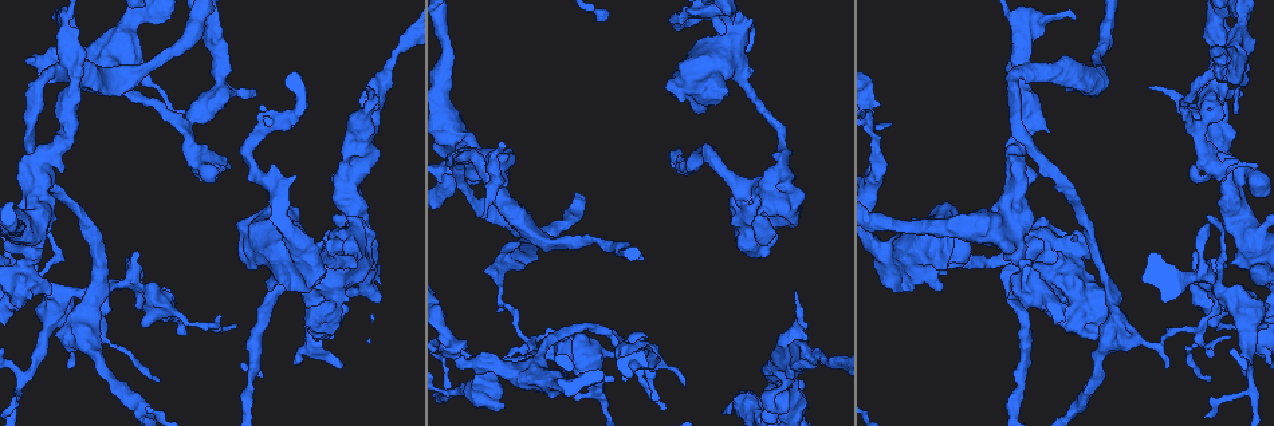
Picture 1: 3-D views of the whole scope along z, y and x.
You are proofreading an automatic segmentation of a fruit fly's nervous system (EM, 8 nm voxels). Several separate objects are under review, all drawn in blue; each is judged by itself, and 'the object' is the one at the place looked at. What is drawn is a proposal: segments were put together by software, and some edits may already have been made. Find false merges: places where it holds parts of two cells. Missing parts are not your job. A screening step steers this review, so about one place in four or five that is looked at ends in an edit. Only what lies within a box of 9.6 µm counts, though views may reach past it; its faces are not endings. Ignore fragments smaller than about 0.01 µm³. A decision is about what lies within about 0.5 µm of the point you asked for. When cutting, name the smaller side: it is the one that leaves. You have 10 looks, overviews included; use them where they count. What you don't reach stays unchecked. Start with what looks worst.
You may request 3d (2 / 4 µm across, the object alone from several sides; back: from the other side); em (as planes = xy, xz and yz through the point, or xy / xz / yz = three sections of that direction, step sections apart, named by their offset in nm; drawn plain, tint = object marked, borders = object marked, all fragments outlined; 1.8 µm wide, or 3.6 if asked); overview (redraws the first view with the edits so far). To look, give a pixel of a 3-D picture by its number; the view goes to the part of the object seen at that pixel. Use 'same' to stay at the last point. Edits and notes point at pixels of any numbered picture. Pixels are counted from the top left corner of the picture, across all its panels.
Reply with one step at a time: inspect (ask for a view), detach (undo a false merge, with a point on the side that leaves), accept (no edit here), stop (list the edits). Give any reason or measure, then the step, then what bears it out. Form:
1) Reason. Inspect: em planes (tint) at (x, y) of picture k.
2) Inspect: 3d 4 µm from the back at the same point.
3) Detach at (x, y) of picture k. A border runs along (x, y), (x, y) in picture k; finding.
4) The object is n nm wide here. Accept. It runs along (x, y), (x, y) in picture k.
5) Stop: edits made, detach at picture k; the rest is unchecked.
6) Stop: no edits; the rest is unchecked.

Four or more arms meet. Inspect: 3d 4 µm at (111, 51) of picture 1.

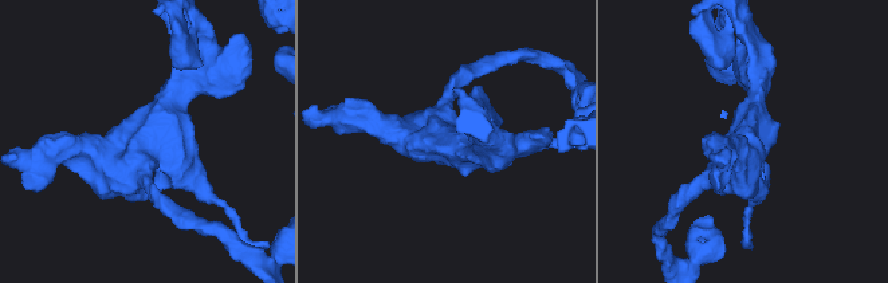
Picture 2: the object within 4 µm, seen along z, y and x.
Inspect: em 3.6 µm planes (tint) at (445, 138) of picture 2.

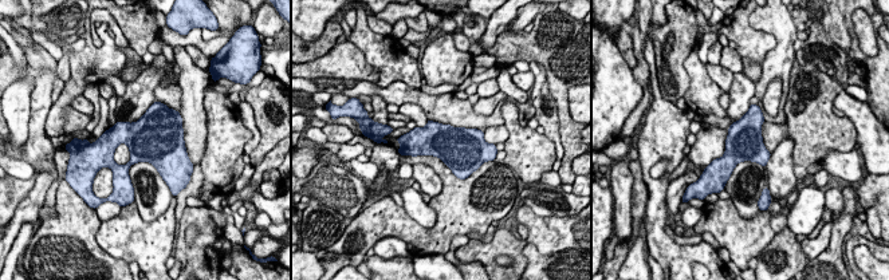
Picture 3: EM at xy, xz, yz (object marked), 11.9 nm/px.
Accept. One cell here.

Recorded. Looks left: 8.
Four-way junction. Inspect: 3d 2 µm at (69, 64) of picture 1.

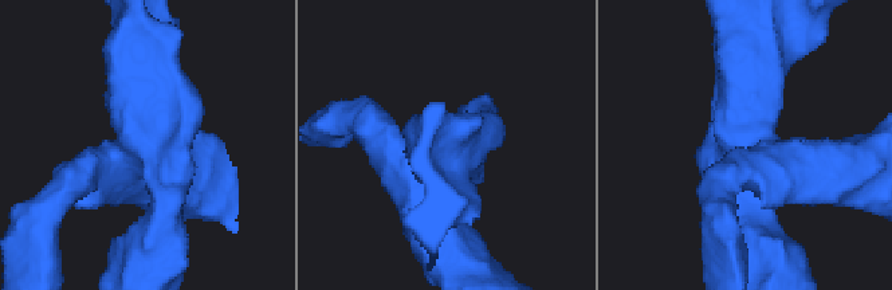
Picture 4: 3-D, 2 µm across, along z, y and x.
4 arms meet here. Inspect: em planes (tint) at (757, 152) of picture 4.

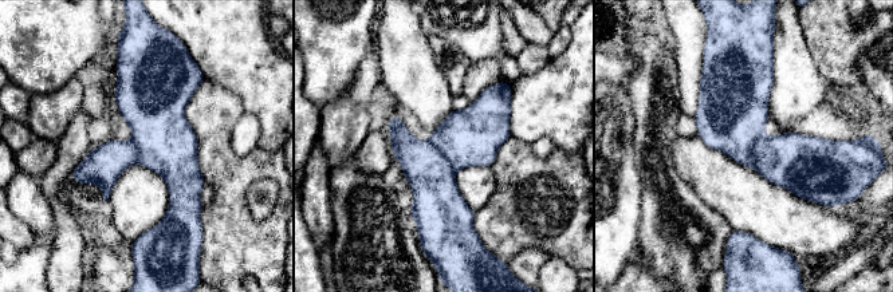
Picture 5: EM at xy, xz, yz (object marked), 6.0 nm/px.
The object is 340 nm wide here. Detach at (732, 114) of picture 5. A second cell is stuck on.

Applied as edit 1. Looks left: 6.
See it whole again. Inspect: overview.

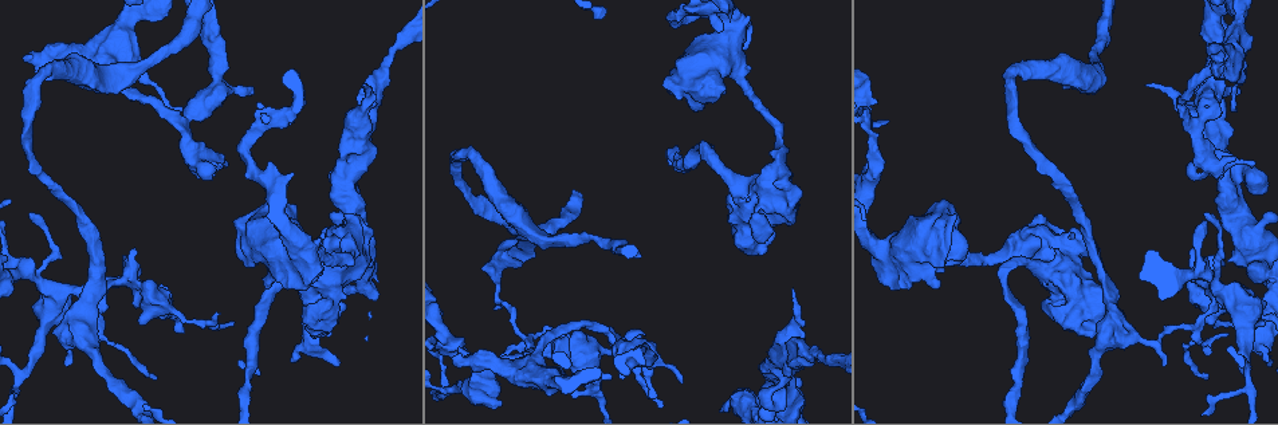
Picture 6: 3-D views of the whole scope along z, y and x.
Sudden change in width. Inspect: 3d 4 µm at (56, 302) of picture 6.

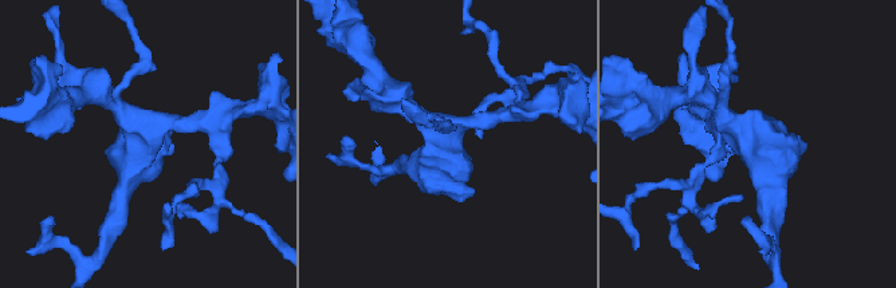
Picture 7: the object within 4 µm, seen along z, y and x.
3 arms meet here; the arms are 220, 240, 280 nm wide. Inspect: em planes (borders) at (743, 141) of picture 7.

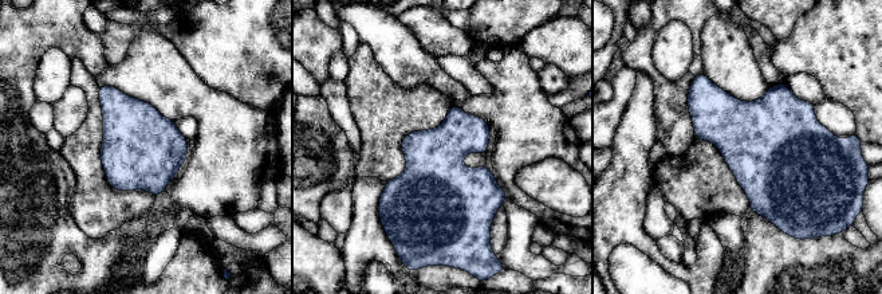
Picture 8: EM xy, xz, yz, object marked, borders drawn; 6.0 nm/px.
The object is 360 nm wide here. Accept. Continuous, no second cell.

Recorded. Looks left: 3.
Looks like a crossing. Inspect: em planes (tint) at (781, 371) of picture 6.

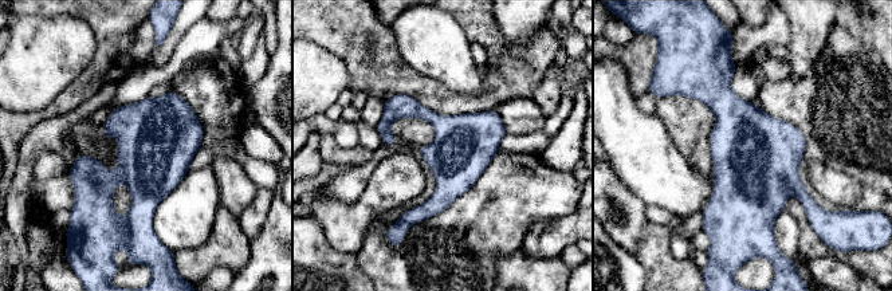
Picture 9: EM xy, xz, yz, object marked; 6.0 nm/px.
The object is 360 nm wide here. Accept. All the same cell.

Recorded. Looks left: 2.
Stop: edits made, detach at picture 5; the rest is unchecked.

